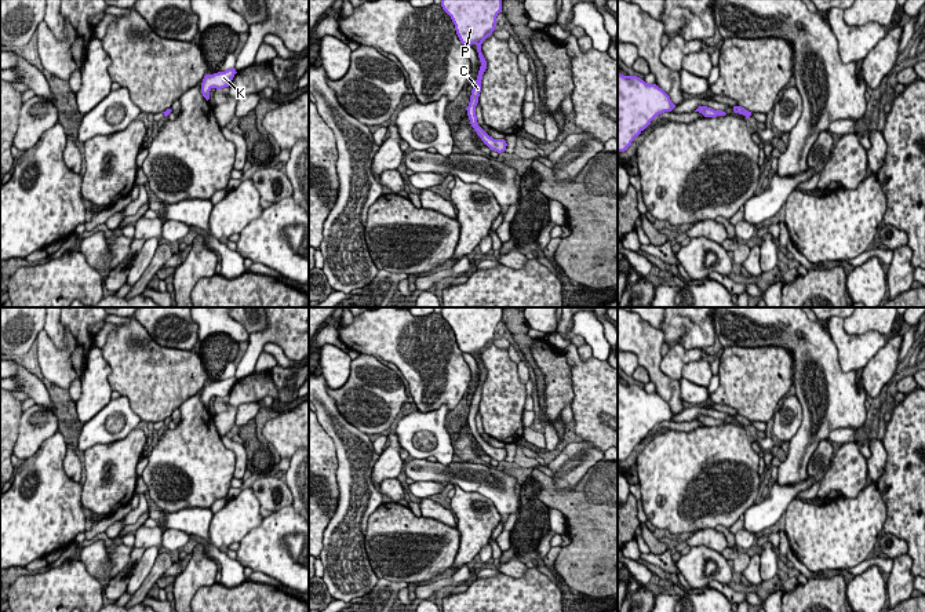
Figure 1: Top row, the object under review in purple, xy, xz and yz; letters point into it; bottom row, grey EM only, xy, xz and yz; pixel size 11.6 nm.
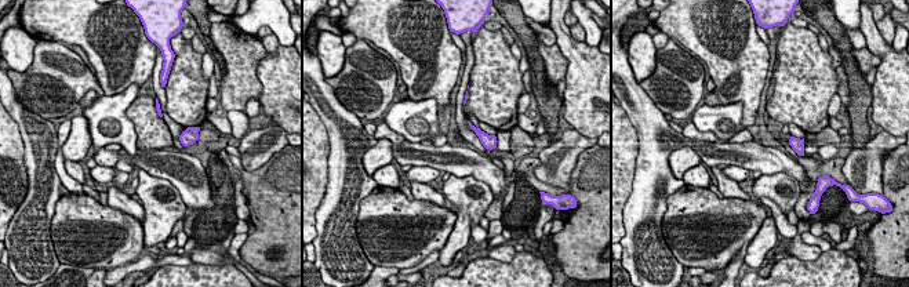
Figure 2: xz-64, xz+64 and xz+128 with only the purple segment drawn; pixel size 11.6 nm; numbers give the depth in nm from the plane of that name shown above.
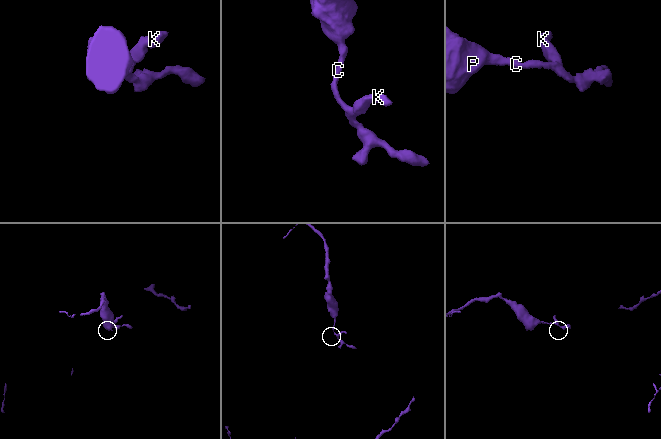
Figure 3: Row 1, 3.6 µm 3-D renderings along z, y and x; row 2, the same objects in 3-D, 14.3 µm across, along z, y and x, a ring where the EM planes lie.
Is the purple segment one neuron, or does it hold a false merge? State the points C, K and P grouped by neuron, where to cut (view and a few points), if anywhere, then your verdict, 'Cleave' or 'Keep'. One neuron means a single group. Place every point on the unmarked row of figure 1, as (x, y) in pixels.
Groups: C K P. No split. Keep

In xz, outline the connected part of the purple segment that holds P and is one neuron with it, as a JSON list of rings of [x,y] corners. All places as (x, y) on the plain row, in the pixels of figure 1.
[[[441,307],[441,316],[451,325],[460,351],[477,354],[481,375],[466,419],[470,433],[481,449],[491,459],[502,462],[506,459],[506,449],[489,445],[478,434],[476,425],[476,415],[481,401],[481,389],[487,378],[487,369],[481,361],[481,353],[496,336],[496,325],[502,321],[502,307]]]

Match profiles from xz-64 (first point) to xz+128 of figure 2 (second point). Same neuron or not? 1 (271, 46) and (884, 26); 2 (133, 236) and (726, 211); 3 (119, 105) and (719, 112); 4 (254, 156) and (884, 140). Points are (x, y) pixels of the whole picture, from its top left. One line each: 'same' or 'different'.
1: same
2: same
3: same
4: same

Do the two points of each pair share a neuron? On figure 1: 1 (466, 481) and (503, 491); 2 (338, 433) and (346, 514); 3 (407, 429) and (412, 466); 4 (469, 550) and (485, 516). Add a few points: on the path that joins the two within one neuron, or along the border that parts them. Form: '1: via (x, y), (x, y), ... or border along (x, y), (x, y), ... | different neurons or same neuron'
1: via (476, 481), (494, 484) | same neuron
2: via (352, 454), (352, 494) | same neuron
3: border along (411, 456), (426, 459) | different neurons
4: via (472, 542), (477, 524) | same neuron

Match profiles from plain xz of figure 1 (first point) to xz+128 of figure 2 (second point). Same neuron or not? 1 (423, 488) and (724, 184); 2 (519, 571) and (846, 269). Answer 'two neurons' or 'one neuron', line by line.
1: two neurons
2: two neurons

